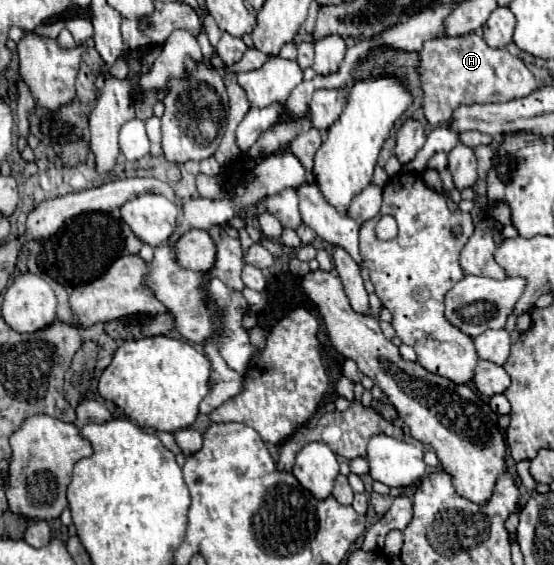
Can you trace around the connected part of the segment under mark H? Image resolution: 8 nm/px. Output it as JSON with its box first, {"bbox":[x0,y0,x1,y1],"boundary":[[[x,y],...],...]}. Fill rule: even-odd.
{"bbox":[418,33,538,127],"boundary":[[[476,33],[460,37],[436,37],[434,41],[426,41],[418,55],[418,75],[424,93],[422,109],[432,127],[450,123],[454,107],[462,103],[512,101],[530,95],[538,87],[536,77],[528,71],[520,57],[508,53],[508,49],[488,47],[486,41]]]}

